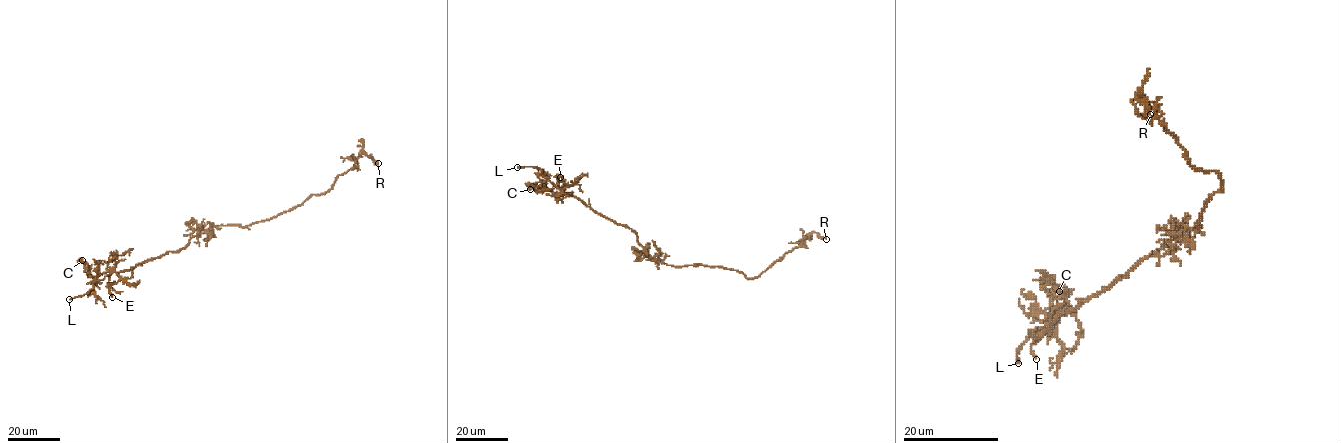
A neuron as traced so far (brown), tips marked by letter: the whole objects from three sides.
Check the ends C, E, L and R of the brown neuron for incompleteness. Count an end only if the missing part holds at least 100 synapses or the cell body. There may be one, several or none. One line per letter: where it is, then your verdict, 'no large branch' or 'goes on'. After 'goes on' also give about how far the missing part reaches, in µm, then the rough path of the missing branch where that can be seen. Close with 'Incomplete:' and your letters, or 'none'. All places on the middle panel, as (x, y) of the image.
C: at (530, 189); no large branch
E: at (560, 177); no large branch
L: at (517, 167); goes on; about 40 µm are missing
R: at (826, 239); no large branch
Incomplete: L

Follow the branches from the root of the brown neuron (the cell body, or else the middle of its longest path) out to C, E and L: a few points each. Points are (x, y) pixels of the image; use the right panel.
C: (1196, 228), (1174, 235), (1169, 245), (1143, 258), (1111, 286), (1052, 323), (1052, 290), (1059, 291)
E: (1196, 228), (1174, 235), (1169, 245), (1078, 308), (1060, 309), (1048, 331), (1031, 346), (1036, 359)
L: (1196, 228), (1184, 235), (1174, 235), (1169, 245), (1143, 258), (1111, 286), (1033, 330), (1018, 350), (1018, 363)

